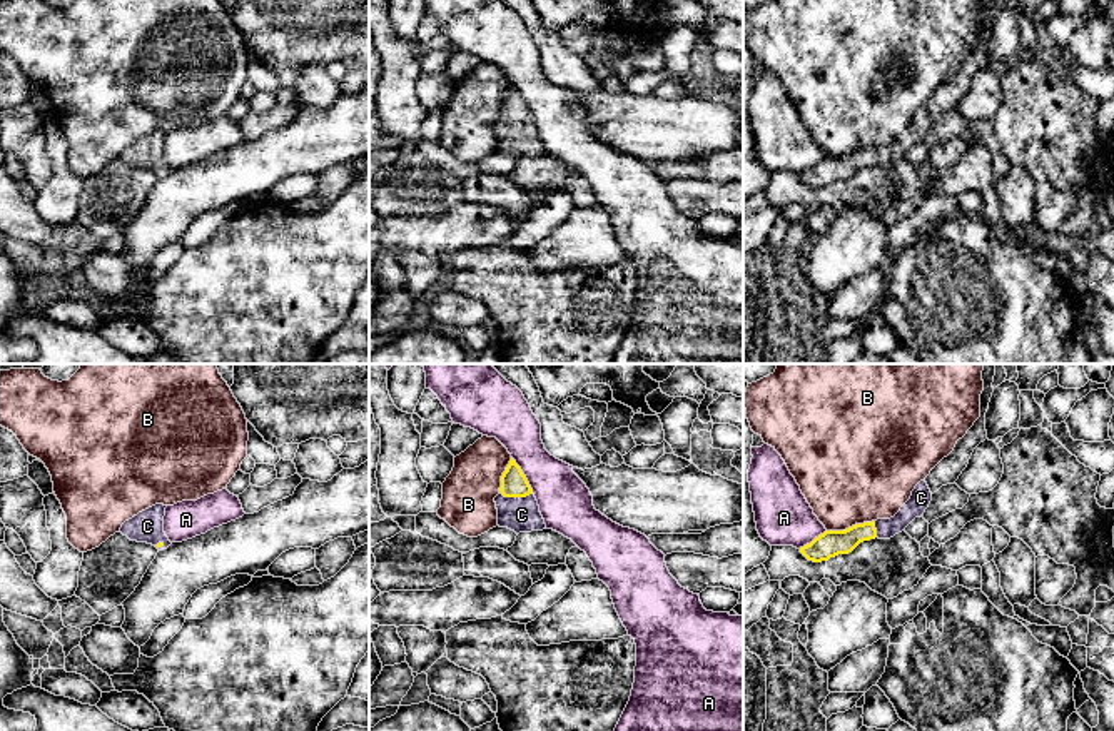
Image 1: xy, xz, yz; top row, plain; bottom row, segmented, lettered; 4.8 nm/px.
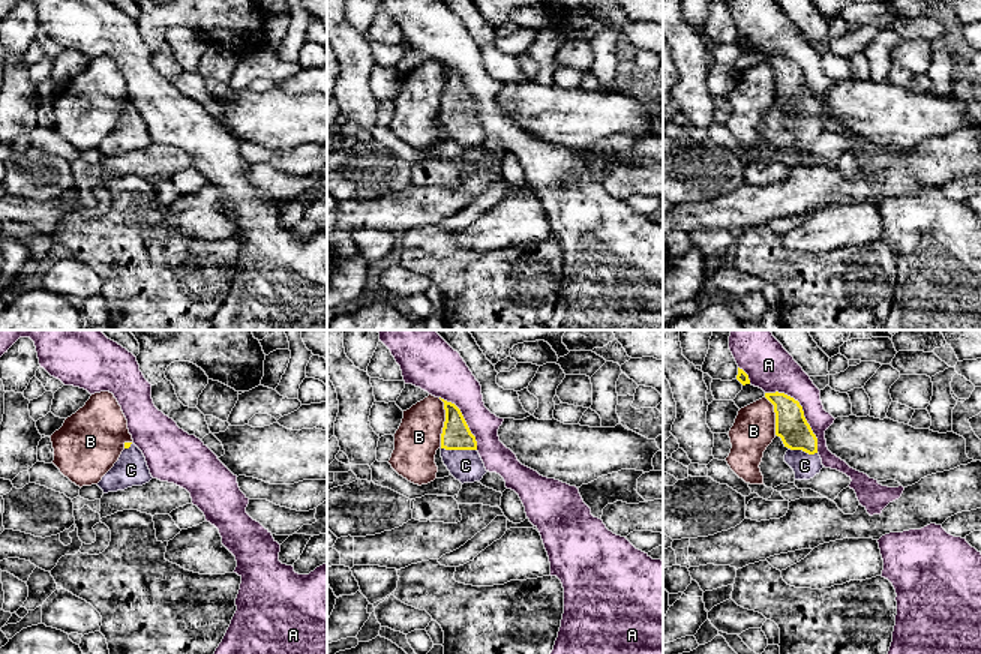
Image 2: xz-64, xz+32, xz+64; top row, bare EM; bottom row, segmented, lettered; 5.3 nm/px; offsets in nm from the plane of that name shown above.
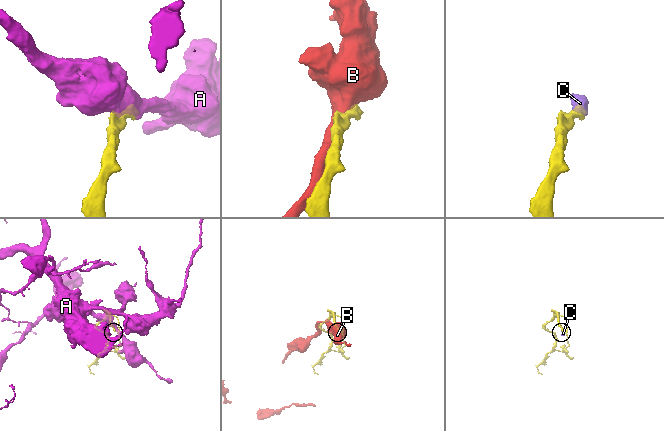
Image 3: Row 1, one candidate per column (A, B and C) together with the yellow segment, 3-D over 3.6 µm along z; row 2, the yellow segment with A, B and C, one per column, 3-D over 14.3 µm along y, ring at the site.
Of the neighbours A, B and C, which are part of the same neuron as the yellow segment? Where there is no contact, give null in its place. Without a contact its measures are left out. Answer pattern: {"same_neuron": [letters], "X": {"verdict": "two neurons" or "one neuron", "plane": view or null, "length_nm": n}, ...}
{"same_neuron": ["C"], "A": {"verdict": "two neurons", "plane": "xz", "length_nm": 220}, "B": {"verdict": "two neurons", "plane": "yz", "length_nm": 240}, "C": {"verdict": "one neuron", "plane": "xz", "length_nm": 160}}

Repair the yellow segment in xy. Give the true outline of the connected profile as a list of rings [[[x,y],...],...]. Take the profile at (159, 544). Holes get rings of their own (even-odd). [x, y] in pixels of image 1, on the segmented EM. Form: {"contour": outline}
{"contour": [[[155,504],[132,519],[125,521],[119,532],[127,536],[130,541],[147,542],[155,546],[159,551],[167,549],[172,542],[164,532],[164,504]]]}

